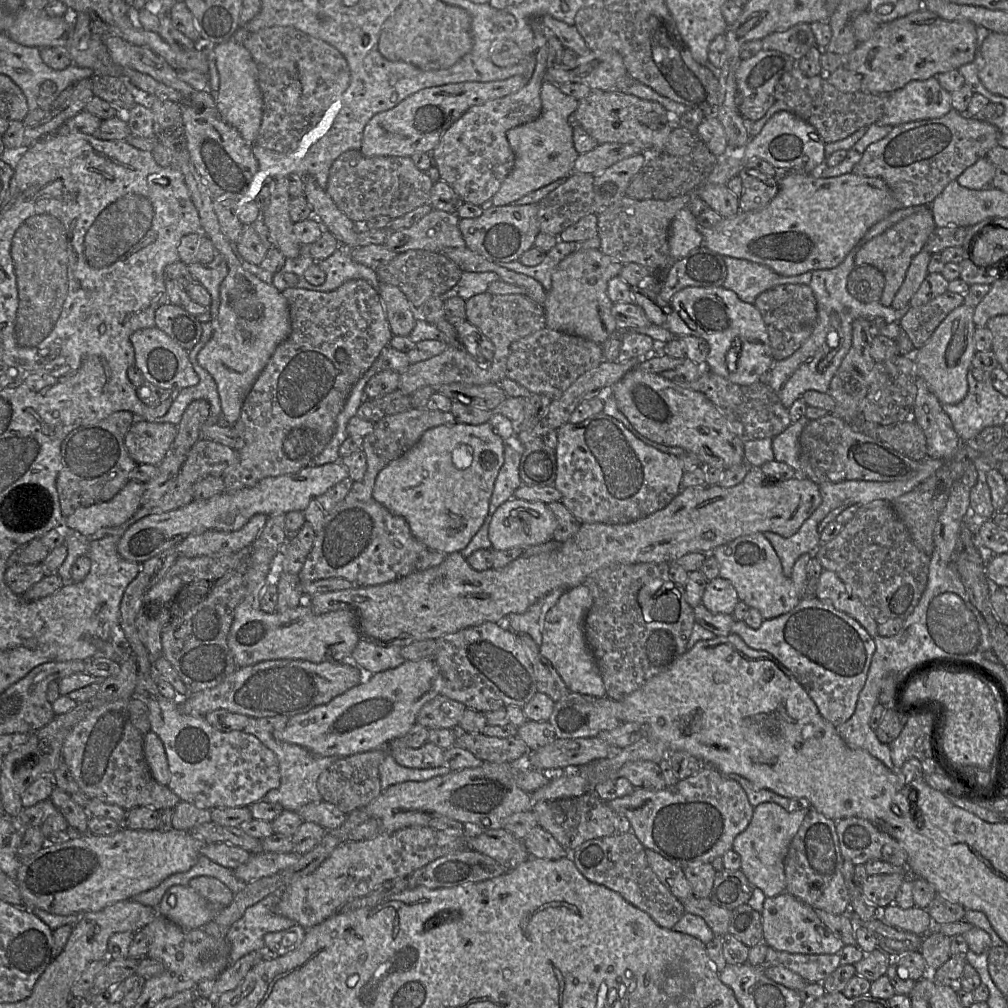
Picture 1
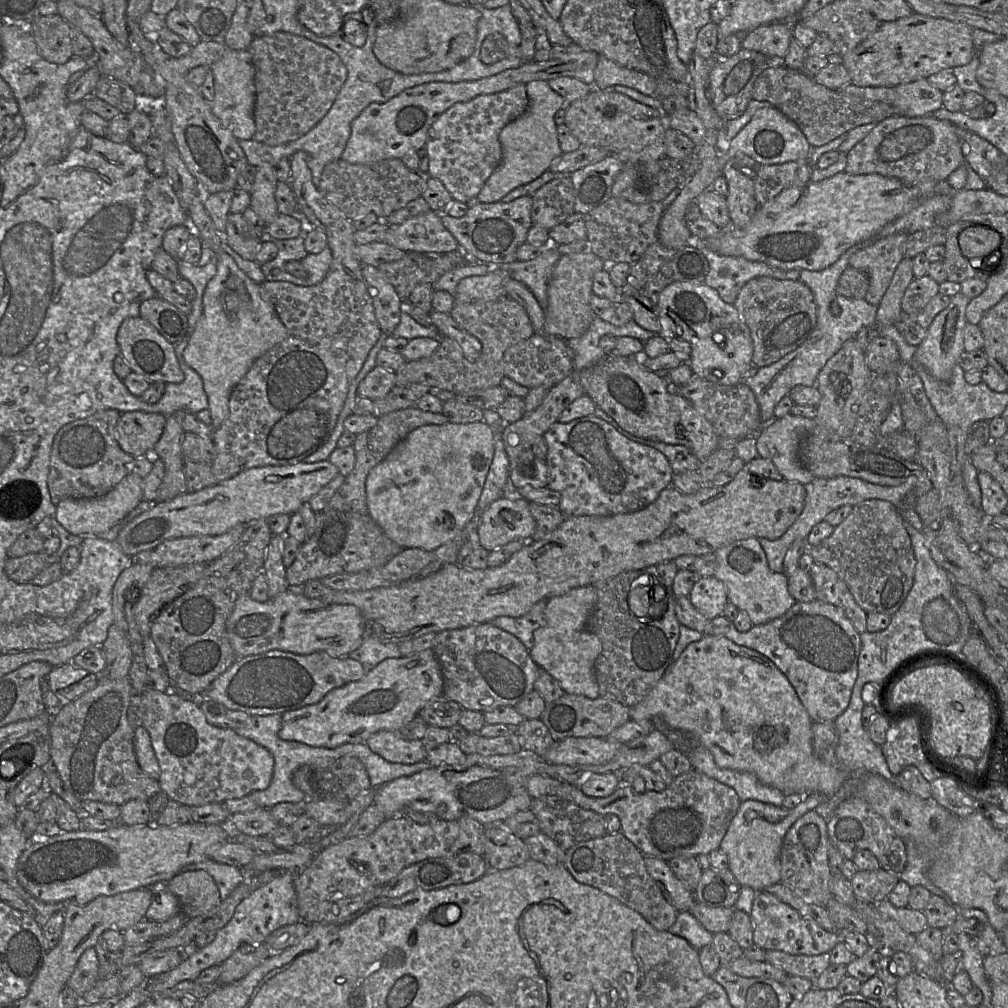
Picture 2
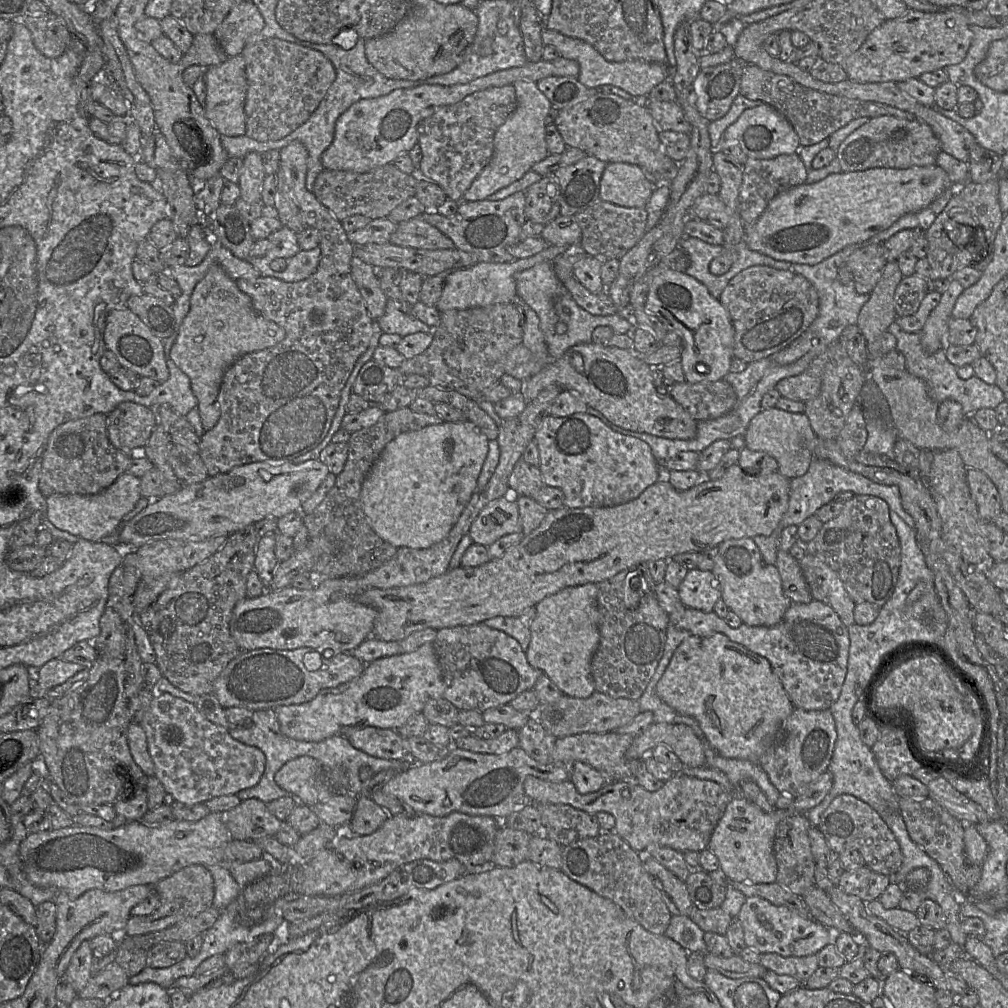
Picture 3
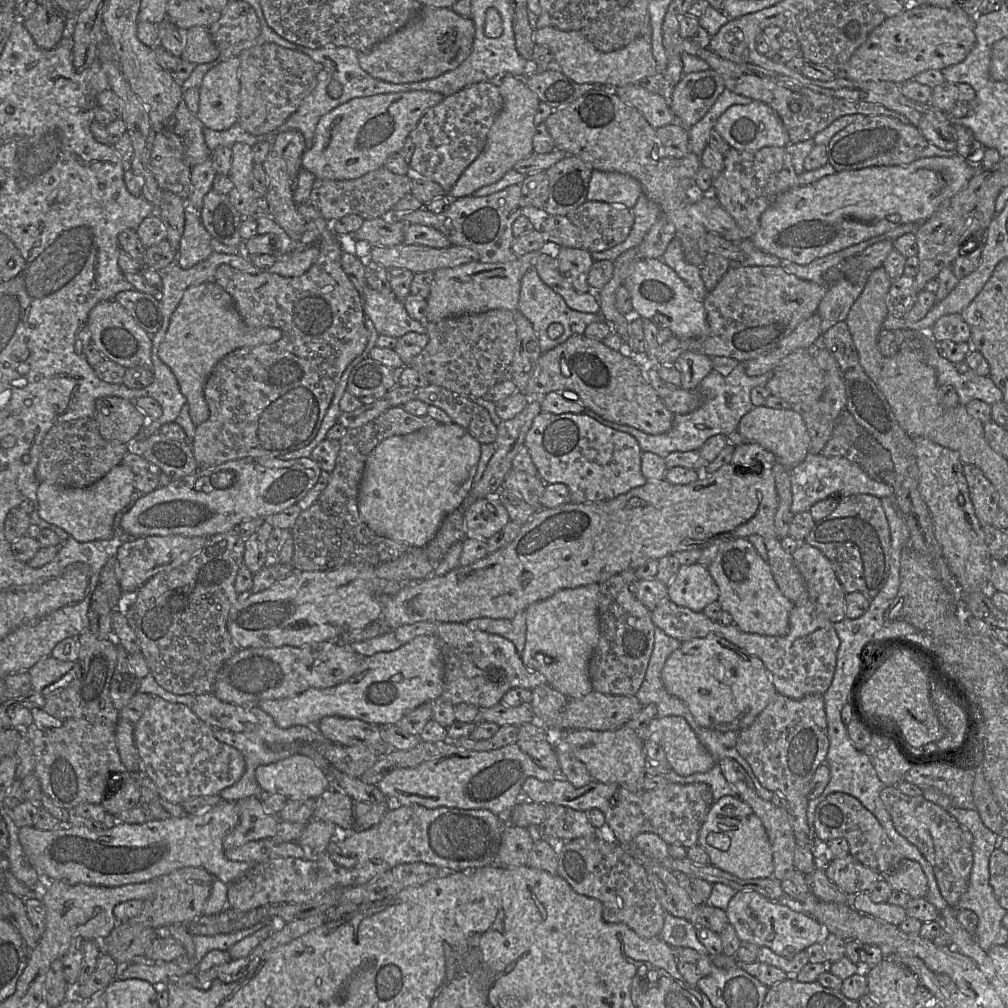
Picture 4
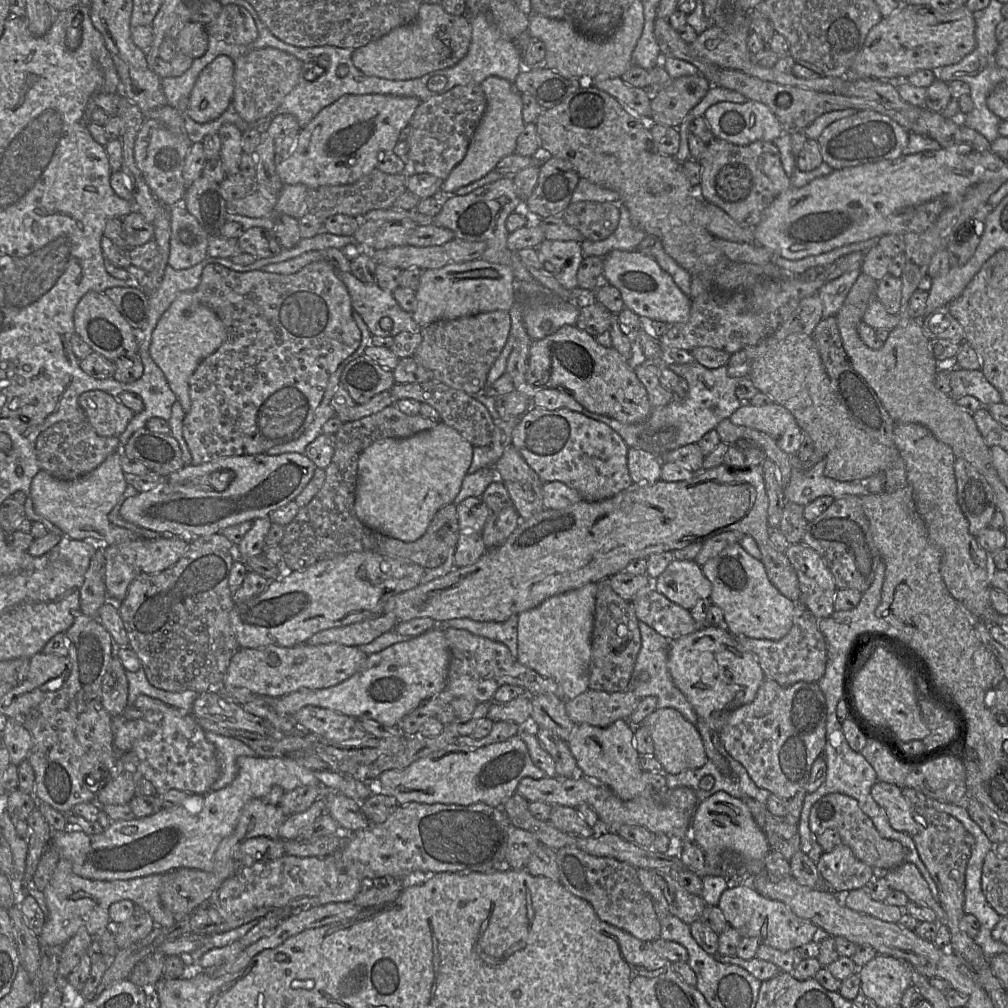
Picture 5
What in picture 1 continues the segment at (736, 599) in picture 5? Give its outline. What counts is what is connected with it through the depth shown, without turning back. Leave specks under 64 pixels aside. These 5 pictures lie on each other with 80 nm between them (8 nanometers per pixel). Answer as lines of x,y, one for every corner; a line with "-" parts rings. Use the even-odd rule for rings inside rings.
758,532
738,537
727,544
715,548
709,554
714,555
718,561
719,577
729,580
737,591
739,600
750,608
757,609
764,620
776,618
790,612
802,599
796,592
793,581
784,575
781,561
763,533

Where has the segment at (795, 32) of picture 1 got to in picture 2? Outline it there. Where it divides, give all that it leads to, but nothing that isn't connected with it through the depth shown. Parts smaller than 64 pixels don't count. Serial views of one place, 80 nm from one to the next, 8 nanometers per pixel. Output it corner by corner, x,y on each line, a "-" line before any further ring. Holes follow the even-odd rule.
797,17
784,22
762,25
746,34
742,38
742,48
760,52
772,59
784,59
790,41
793,38
793,26
797,24

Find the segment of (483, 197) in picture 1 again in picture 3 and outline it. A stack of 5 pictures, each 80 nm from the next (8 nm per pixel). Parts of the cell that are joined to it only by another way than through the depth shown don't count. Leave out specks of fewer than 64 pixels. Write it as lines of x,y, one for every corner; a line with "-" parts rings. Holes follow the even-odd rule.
513,85
491,87
466,96
458,103
439,108
419,130
422,152
420,170
425,180
437,183
448,199
464,201
463,195
489,163
497,129
517,107

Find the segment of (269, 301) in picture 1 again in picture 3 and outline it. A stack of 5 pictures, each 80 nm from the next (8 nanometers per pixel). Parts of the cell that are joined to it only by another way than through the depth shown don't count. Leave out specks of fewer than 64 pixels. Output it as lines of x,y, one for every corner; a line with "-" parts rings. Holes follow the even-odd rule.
213,265
206,276
195,286
190,297
190,308
178,326
177,334
167,358
190,379
191,390
198,400
202,427
212,429
221,416
218,393
226,370
245,354
273,347
285,339
284,328
260,315
253,307
251,298
242,292
236,280
230,278
220,265

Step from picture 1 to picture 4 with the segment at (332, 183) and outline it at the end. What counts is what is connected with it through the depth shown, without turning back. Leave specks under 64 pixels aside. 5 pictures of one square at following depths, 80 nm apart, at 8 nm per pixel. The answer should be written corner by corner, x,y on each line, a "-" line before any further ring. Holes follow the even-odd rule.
381,167
353,180
316,179
307,202
326,220
340,219
351,214
372,220
393,211
395,204
411,193
411,187
411,177
394,174

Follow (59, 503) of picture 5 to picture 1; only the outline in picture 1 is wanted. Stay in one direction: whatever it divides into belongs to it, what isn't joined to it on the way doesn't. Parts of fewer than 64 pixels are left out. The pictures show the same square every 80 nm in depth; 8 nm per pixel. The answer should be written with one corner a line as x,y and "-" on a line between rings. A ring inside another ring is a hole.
129,480
111,500
77,508
66,517
66,524
85,536
102,528
118,526
139,510
144,490
145,483

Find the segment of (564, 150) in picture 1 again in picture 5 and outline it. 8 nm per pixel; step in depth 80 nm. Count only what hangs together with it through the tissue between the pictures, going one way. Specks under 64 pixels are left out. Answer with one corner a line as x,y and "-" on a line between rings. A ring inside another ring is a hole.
491,76
482,81
480,85
487,101
485,113
475,130
464,159
443,181
442,192
453,193
495,170
502,158
515,154
517,139
525,128
521,94
515,89
513,83
500,77

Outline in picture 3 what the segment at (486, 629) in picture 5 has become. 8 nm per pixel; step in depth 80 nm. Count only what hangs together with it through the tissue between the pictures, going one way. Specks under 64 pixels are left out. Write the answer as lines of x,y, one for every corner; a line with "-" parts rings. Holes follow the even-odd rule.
531,606
520,616
497,616
487,619
483,623
492,629
503,631
507,635
516,639
522,650
526,652
531,640
530,626
535,619
535,616
536,608
535,606

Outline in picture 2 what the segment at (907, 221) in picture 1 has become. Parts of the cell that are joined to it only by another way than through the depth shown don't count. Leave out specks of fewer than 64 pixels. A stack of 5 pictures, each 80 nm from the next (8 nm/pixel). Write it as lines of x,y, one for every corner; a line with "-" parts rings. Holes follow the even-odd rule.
898,233
877,240
854,253
849,266
866,272
870,287
865,299
878,306
885,294
895,270
905,257
908,234

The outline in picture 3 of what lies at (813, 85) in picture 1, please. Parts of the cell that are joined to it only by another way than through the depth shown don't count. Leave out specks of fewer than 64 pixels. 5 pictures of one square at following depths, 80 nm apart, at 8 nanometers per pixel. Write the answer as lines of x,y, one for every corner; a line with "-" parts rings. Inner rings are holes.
753,64
742,66
740,94
750,100
760,100
784,115
795,129
801,147
828,139
834,132
857,118
871,119
887,115
905,120
914,118
912,114
889,105
827,94
805,87
788,76
763,70

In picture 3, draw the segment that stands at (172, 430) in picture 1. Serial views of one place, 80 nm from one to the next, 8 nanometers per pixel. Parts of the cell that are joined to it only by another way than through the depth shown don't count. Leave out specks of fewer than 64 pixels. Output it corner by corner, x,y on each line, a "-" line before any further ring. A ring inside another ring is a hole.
122,402
107,414
109,440
127,452
141,452
156,426
152,409
133,402

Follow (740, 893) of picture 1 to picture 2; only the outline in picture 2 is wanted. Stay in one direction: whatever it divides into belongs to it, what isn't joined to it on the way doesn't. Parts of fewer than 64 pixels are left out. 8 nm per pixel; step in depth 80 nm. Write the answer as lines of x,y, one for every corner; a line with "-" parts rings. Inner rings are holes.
703,870
696,889
693,892
694,902
706,907
732,908
740,894
741,885
730,870

